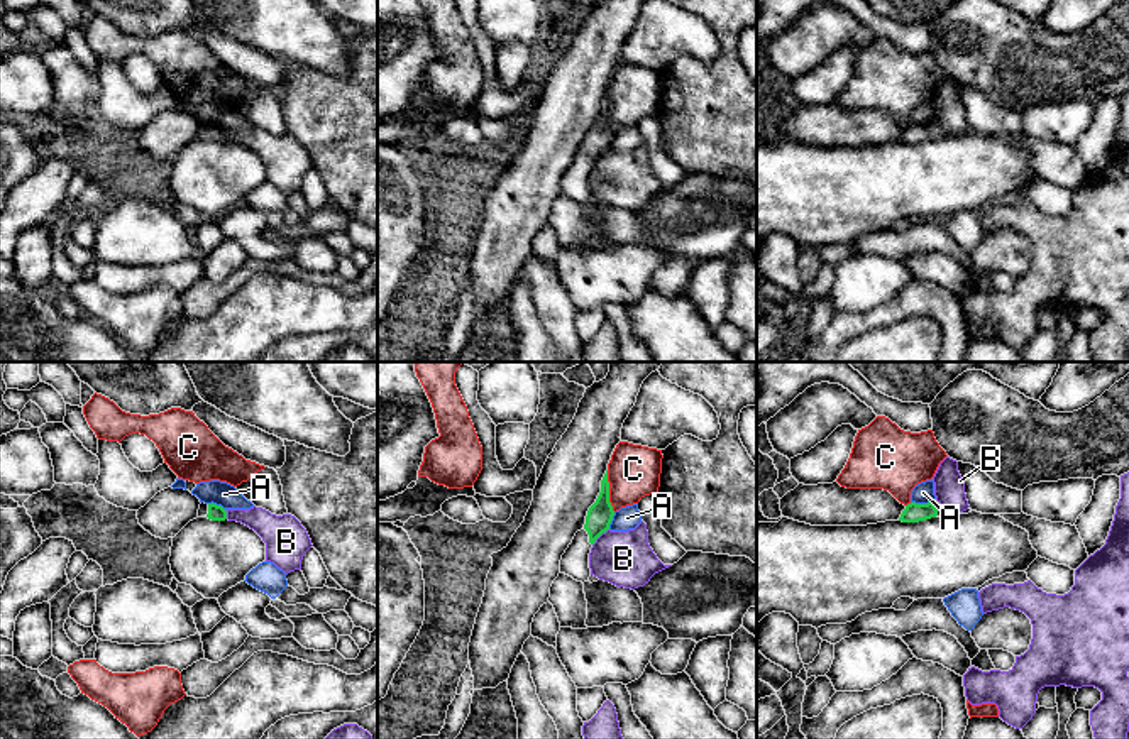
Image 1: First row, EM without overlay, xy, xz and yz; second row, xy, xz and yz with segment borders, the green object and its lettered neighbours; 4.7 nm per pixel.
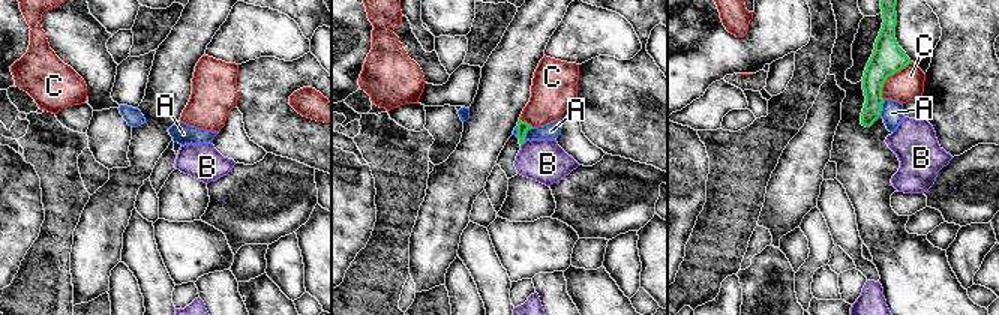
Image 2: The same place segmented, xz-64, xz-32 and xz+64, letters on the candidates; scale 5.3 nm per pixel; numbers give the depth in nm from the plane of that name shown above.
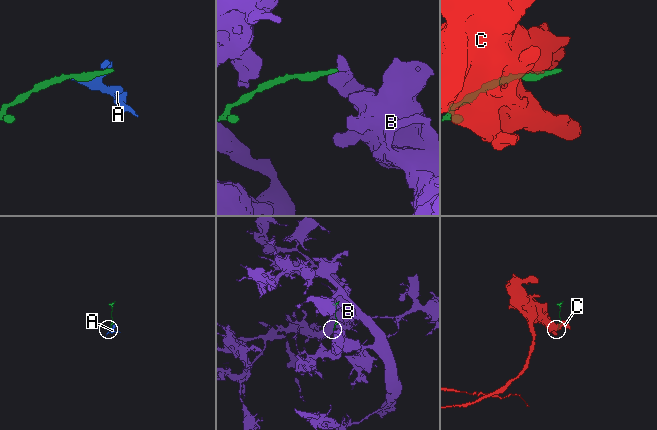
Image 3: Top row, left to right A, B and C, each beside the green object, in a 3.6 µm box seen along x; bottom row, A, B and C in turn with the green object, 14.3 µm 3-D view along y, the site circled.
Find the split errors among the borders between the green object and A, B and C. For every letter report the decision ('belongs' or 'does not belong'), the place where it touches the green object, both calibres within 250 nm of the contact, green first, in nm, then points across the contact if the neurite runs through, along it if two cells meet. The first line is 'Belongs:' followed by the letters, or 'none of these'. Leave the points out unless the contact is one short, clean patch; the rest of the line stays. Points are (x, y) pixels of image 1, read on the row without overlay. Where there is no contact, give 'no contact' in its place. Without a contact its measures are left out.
Belongs: none of these
A: does not belong | yz (921, 125) | 90/100 nm
B: does not belong | xz (600, 156) | 120/260 nm | along xz (608, 149), (593, 166)
C: does not belong | xz (608, 112) | 120/260 nm | along xz (606, 92), (608, 122), (615, 132)

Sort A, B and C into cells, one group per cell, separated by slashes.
A / B / C

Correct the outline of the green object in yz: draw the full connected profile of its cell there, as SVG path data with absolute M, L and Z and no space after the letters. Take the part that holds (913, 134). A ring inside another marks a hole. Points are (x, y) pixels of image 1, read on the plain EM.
M934 120L928 125L916 125L911 123L906 127L906 130L902 132L899 142L902 144L919 144L919 142L926 142L931 139L943 139L943 137L950 137L951 134L945 132L943 127Z

